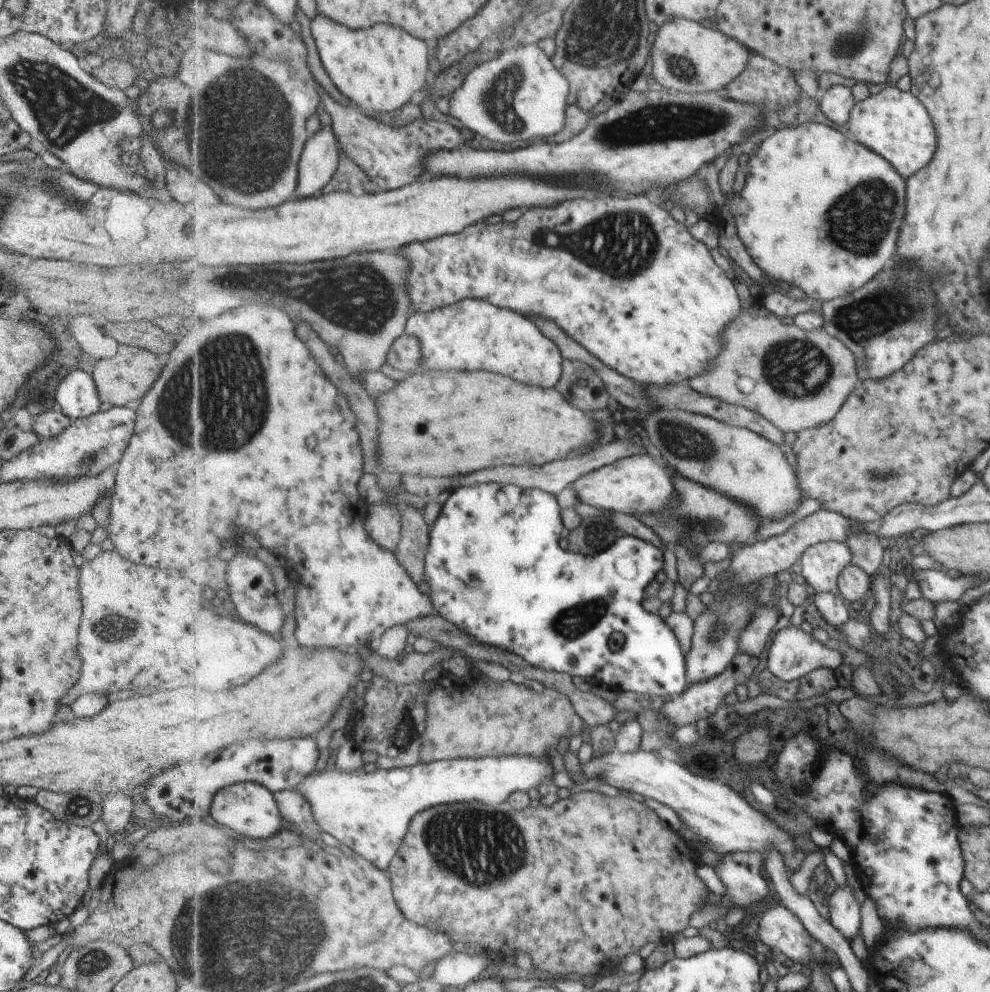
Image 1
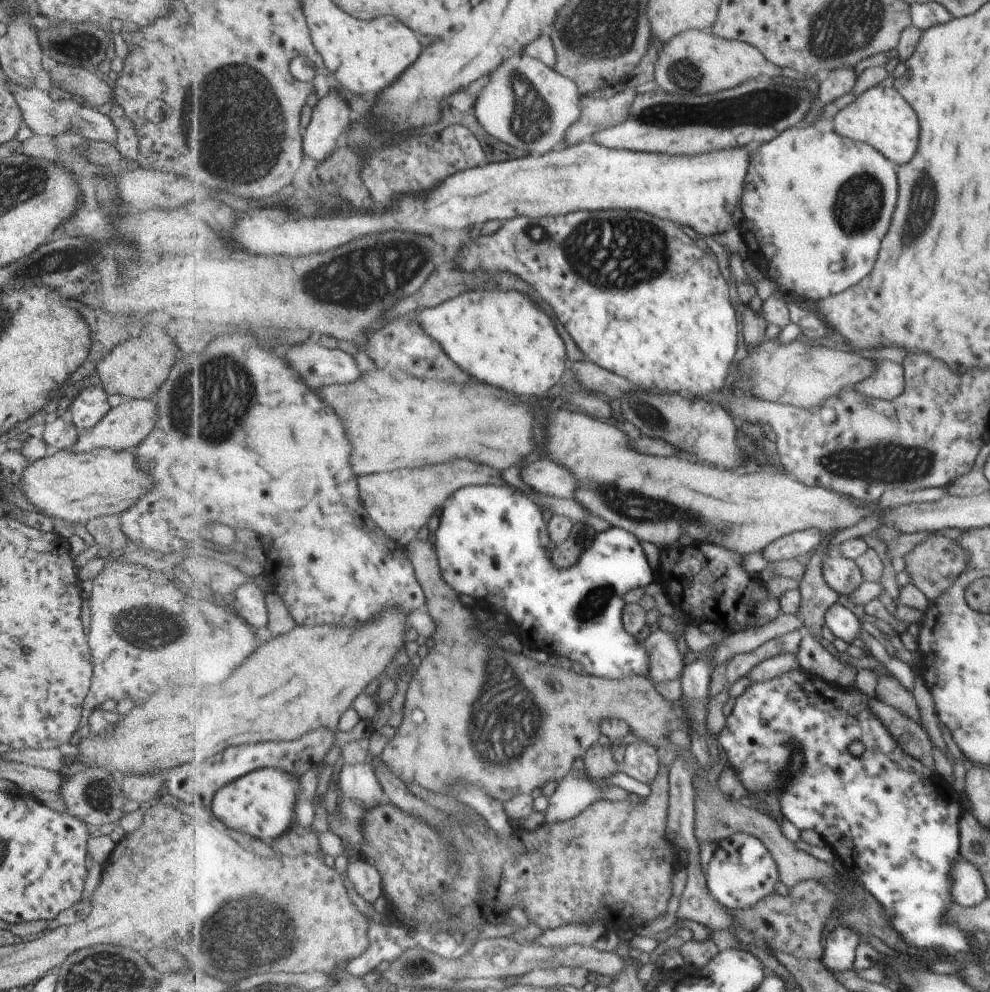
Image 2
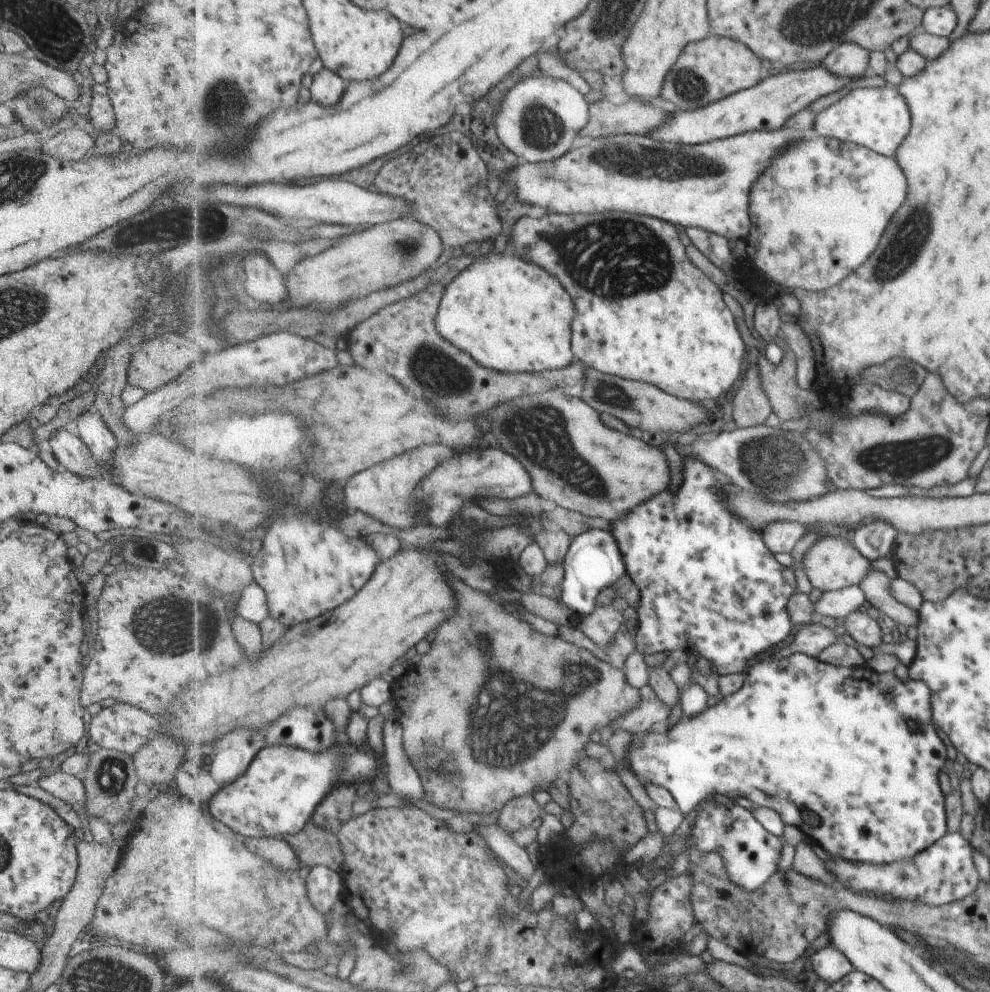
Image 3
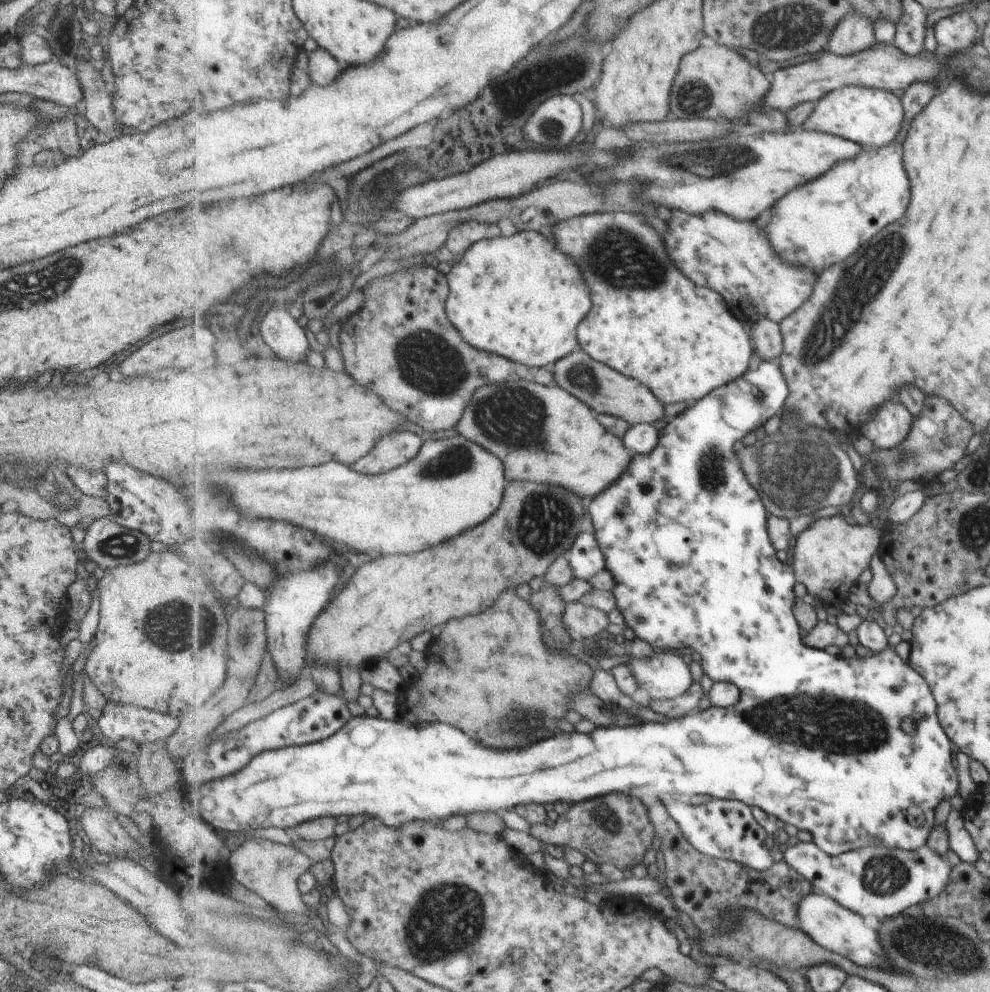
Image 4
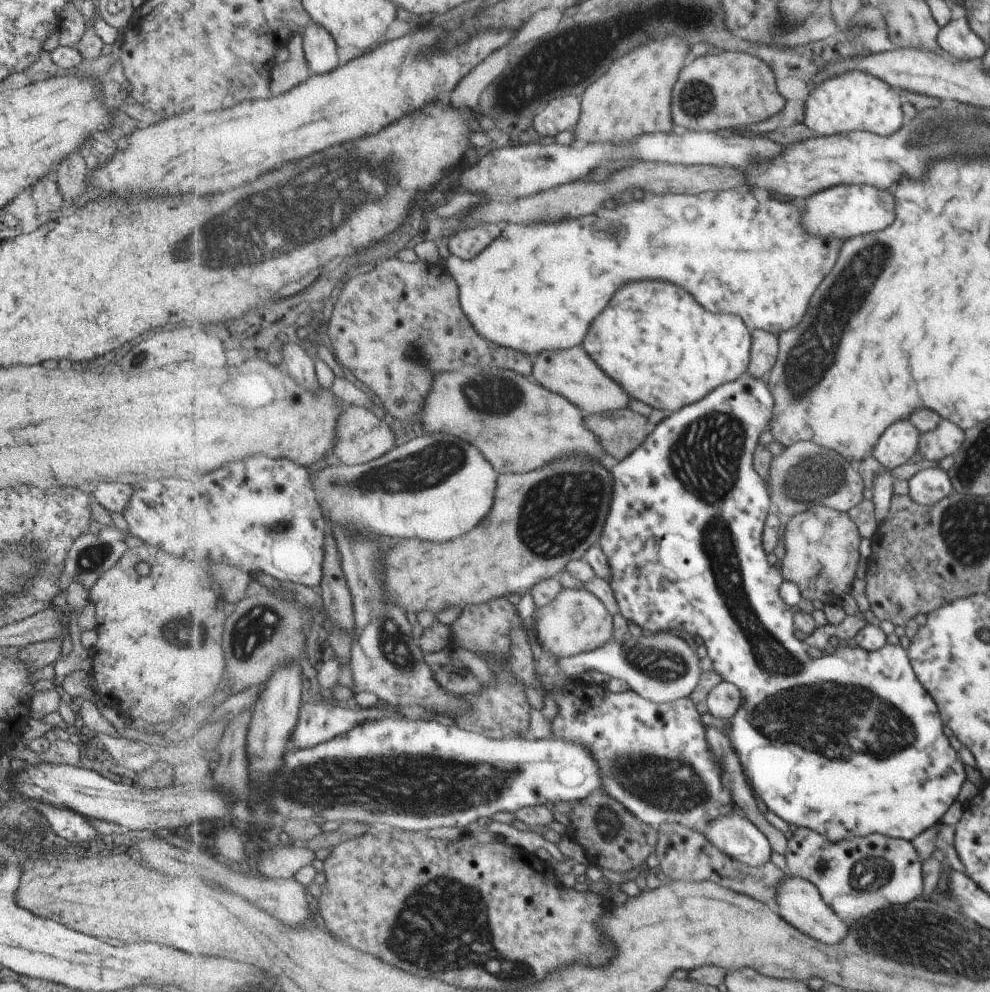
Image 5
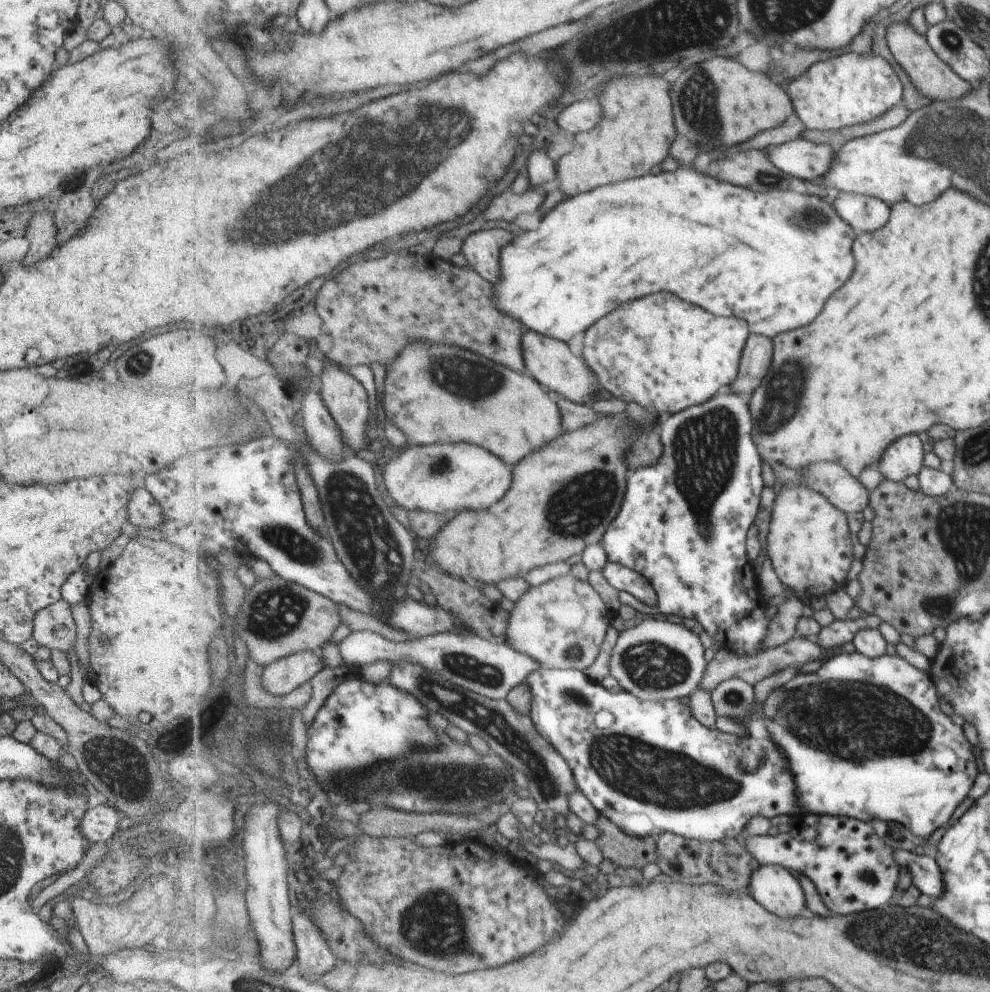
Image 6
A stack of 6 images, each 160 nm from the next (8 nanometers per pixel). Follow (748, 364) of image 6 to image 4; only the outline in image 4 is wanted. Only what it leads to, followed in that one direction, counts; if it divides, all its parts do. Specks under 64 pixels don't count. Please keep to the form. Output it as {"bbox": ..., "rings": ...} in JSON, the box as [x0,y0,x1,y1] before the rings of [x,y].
{"bbox":[753,319,784,361],"rings":[[[763,319],[753,324],[755,354],[758,361],[779,359],[784,351],[784,336],[779,323]]]}

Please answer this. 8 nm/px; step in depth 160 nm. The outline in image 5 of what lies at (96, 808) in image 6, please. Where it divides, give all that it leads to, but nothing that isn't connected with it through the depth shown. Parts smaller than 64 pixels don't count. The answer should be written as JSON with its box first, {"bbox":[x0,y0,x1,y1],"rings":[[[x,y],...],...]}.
{"bbox":[44,808,96,844],"rings":[[[52,808],[44,811],[49,824],[50,834],[56,839],[63,839],[67,842],[79,842],[90,839],[95,844],[96,832],[85,817],[70,809]]]}

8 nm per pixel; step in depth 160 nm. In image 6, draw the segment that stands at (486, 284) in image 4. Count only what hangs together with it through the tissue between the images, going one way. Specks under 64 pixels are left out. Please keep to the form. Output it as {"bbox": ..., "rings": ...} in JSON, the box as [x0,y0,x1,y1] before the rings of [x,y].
{"bbox":[493,166,857,342],"rings":[[[679,166],[674,171],[659,174],[645,175],[642,177],[629,177],[623,182],[601,186],[589,194],[581,194],[577,198],[566,198],[550,213],[542,217],[537,228],[531,228],[525,233],[515,235],[514,240],[502,252],[502,280],[493,283],[496,286],[496,305],[512,317],[519,319],[525,330],[531,329],[542,335],[569,342],[575,334],[585,332],[593,326],[595,320],[609,314],[621,302],[631,302],[637,298],[645,298],[655,292],[673,292],[689,302],[699,302],[703,308],[711,310],[719,316],[739,316],[751,322],[751,332],[774,339],[780,334],[809,326],[817,320],[823,312],[827,298],[839,290],[853,274],[856,268],[854,258],[854,245],[857,232],[838,213],[831,204],[823,204],[821,198],[813,195],[799,194],[791,189],[786,191],[770,190],[758,192],[751,187],[736,185],[729,181],[703,176],[693,168]]]}

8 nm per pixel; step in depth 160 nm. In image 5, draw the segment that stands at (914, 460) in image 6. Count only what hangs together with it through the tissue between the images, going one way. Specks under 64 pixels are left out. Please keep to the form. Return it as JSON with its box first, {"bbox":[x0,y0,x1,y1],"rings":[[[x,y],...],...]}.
{"bbox":[869,418,918,469],"rings":[[[905,418],[903,422],[895,422],[889,426],[875,442],[869,453],[884,468],[894,469],[906,464],[917,451],[918,431]]]}

